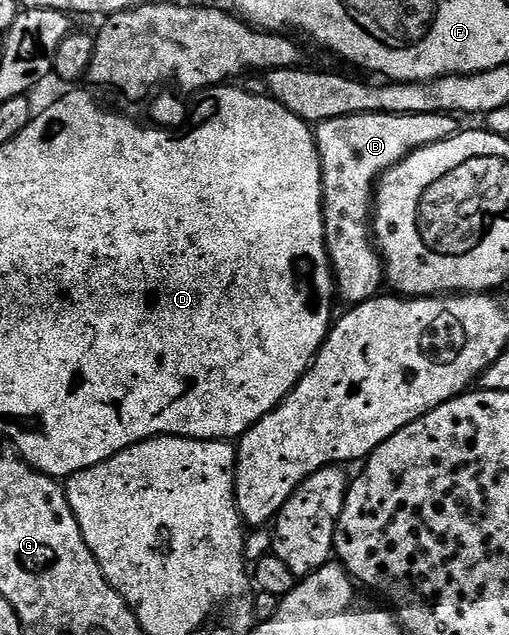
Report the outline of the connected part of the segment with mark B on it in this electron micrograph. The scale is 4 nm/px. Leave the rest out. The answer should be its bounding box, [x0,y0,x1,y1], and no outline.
[315,112,457,306]

